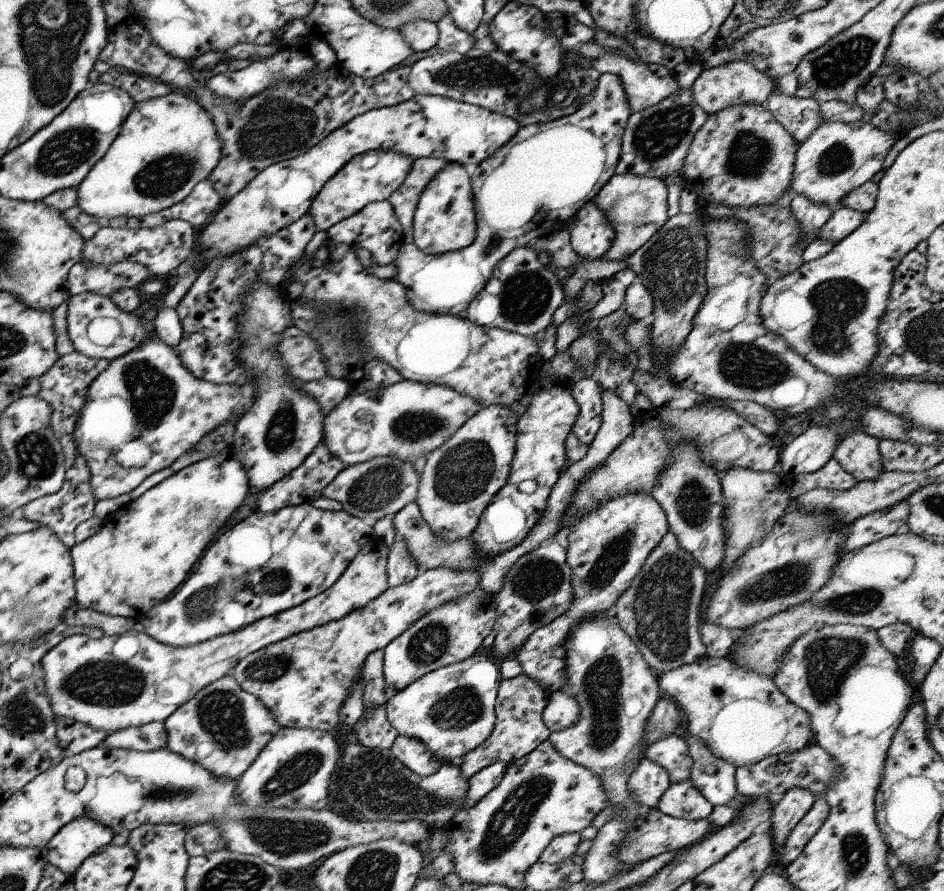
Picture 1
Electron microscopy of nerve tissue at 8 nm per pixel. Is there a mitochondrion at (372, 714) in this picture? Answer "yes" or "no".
no

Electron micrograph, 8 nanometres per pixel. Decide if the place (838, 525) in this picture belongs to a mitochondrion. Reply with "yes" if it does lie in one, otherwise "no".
no

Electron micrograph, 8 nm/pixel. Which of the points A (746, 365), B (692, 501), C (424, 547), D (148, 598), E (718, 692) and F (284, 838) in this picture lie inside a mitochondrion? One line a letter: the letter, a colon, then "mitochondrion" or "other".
A: mitochondrion
B: mitochondrion
C: mitochondrion
D: other
E: other
F: mitochondrion

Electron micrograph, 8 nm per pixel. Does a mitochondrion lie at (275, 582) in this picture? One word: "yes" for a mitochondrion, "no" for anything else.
yes

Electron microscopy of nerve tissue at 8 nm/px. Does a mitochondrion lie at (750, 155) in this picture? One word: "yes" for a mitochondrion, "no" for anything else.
yes

